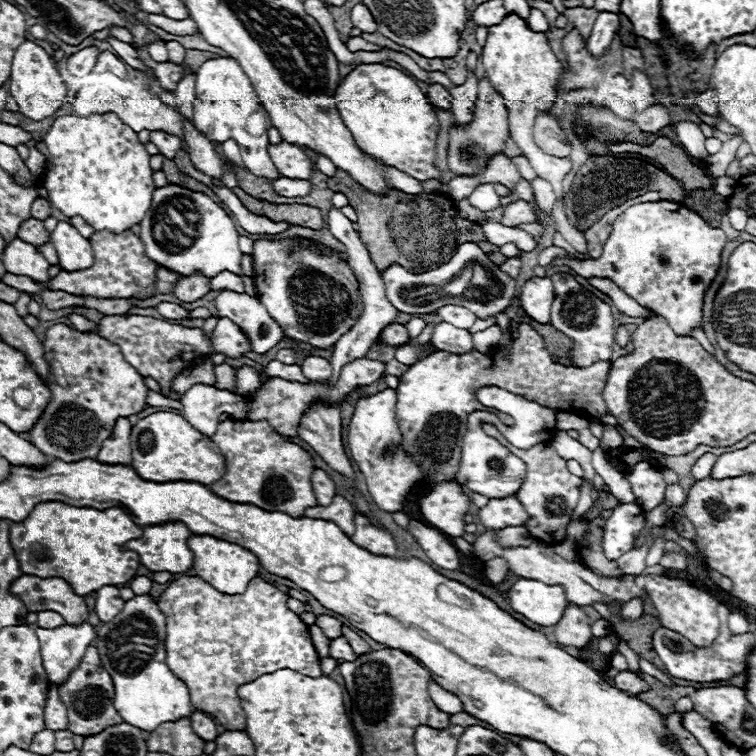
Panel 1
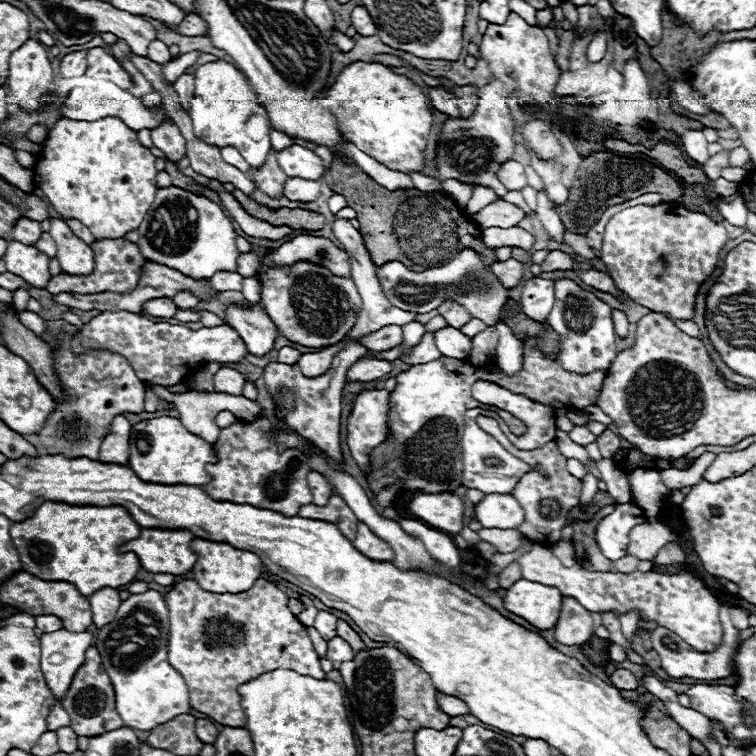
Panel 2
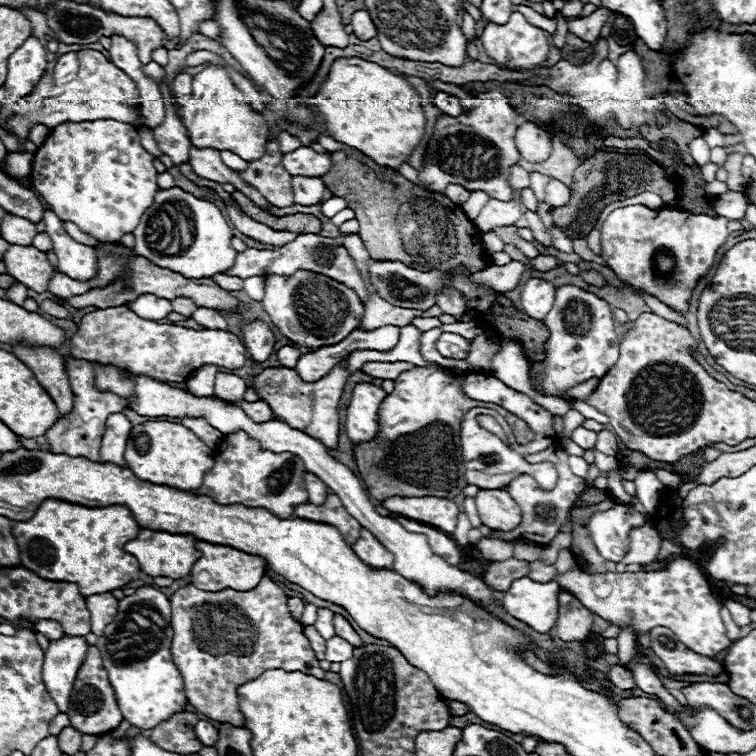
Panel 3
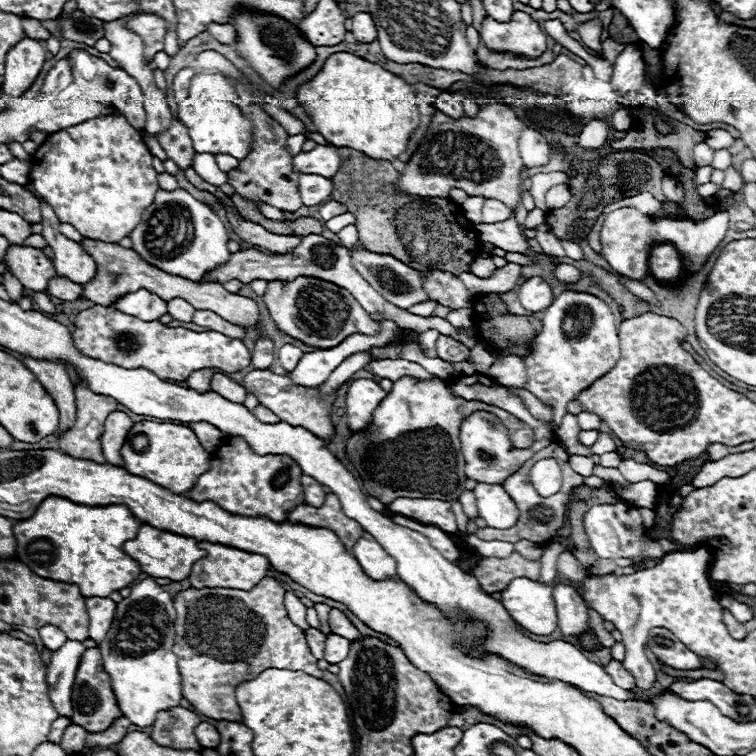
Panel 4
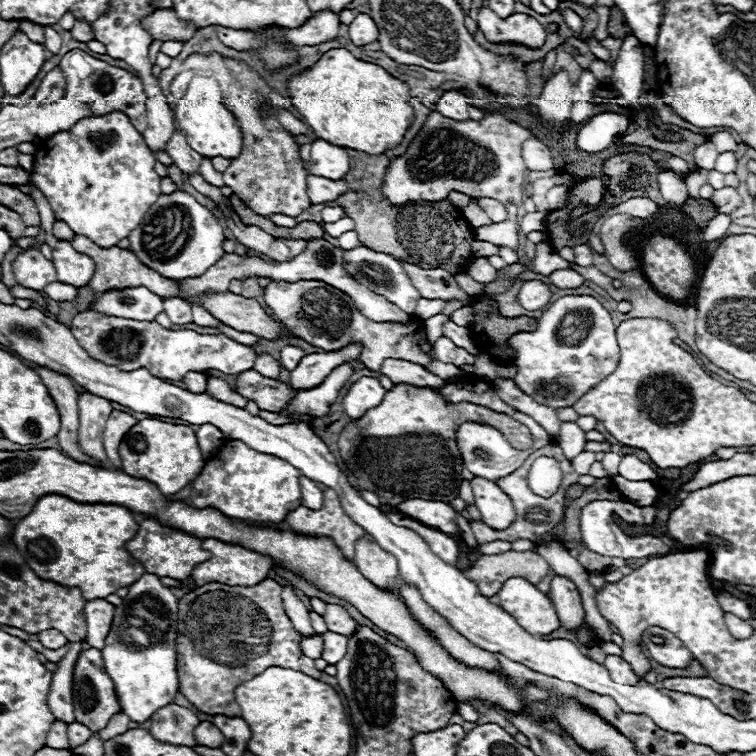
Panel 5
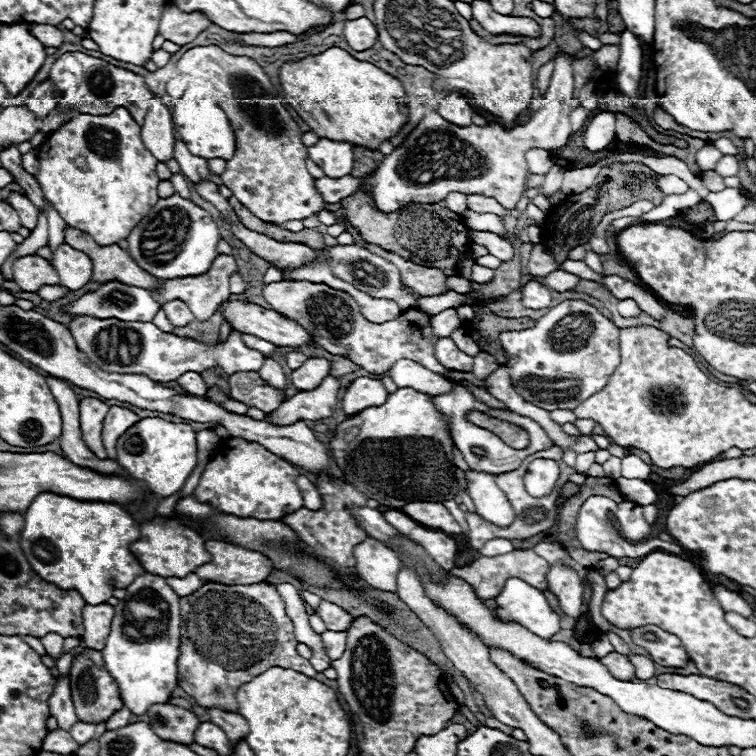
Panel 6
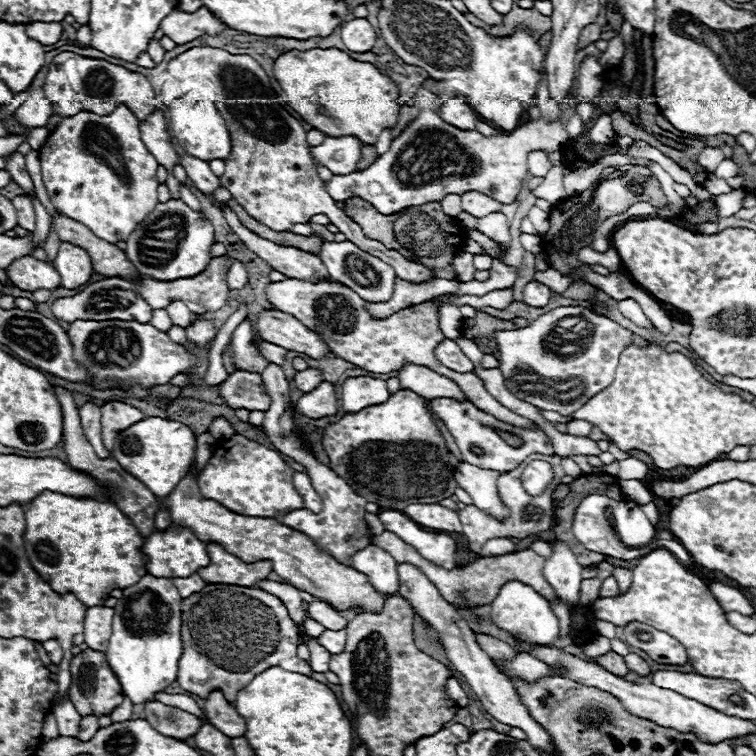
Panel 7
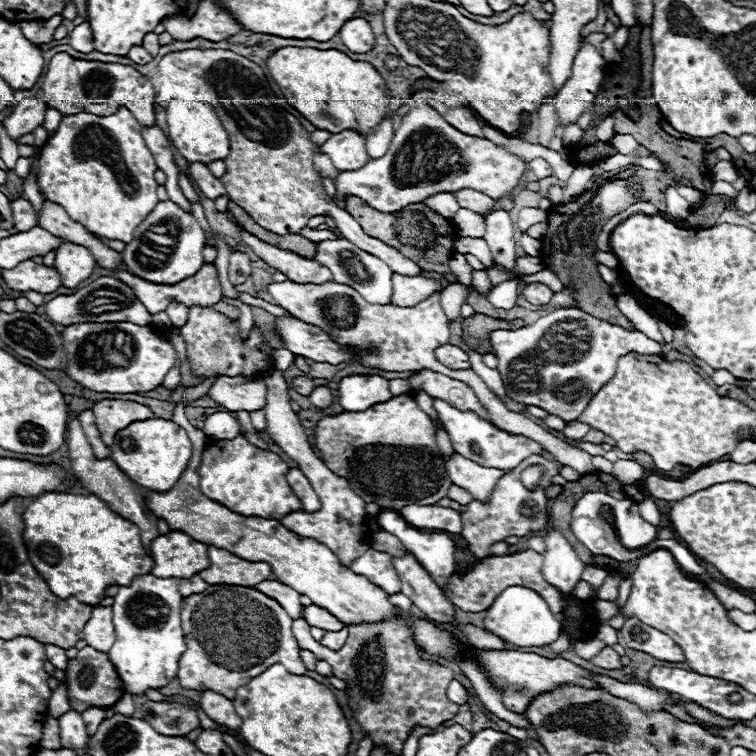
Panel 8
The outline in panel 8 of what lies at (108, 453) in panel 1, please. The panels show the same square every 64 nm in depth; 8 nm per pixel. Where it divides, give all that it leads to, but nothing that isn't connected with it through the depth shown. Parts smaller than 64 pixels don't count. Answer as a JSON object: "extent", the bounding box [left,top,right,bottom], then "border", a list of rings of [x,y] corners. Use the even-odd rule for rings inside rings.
{"extent":[92,400,156,446],"border":[[[98,400],[94,402],[92,412],[106,446],[112,446],[112,440],[120,428],[126,428],[136,420],[156,418],[156,414],[148,406],[130,400]]]}

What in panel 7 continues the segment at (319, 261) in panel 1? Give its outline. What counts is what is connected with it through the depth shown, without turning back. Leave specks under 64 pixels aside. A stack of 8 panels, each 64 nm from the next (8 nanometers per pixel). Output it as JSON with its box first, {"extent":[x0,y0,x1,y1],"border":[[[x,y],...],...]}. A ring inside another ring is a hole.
{"extent":[266,278,536,428],"border":[[[286,278],[282,282],[272,282],[266,286],[268,300],[272,302],[274,308],[280,308],[280,312],[288,312],[296,316],[302,324],[312,328],[314,332],[320,332],[326,340],[326,344],[332,348],[332,352],[346,360],[352,362],[358,368],[364,368],[368,372],[394,372],[404,368],[406,364],[424,364],[426,368],[432,368],[434,372],[440,372],[448,376],[450,380],[456,380],[464,392],[468,392],[470,400],[484,412],[492,414],[494,418],[518,426],[518,428],[532,428],[536,426],[532,420],[522,418],[508,408],[504,408],[494,396],[490,396],[484,388],[484,382],[474,374],[474,372],[456,372],[442,366],[436,356],[434,348],[446,338],[440,330],[440,308],[434,302],[422,302],[404,310],[394,312],[392,316],[384,320],[376,320],[368,314],[364,300],[350,290],[344,284],[336,282],[304,282],[304,280],[292,280]]]}

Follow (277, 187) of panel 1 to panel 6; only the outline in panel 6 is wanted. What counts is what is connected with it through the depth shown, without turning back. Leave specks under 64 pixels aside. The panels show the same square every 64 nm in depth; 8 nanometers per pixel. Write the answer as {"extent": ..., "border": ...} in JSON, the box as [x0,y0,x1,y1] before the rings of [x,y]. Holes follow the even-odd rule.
{"extent":[316,54,574,212],"border":[[[568,54],[554,56],[554,72],[540,110],[526,126],[506,130],[502,124],[492,122],[486,128],[456,126],[444,120],[436,110],[428,110],[408,138],[384,156],[382,164],[364,180],[354,176],[344,178],[318,178],[316,188],[326,202],[334,204],[352,196],[360,186],[372,196],[380,212],[396,212],[406,204],[434,204],[442,202],[450,192],[482,194],[498,200],[504,208],[516,208],[522,192],[526,190],[526,152],[530,148],[562,148],[572,136],[570,112],[574,106],[574,78],[572,58]]]}

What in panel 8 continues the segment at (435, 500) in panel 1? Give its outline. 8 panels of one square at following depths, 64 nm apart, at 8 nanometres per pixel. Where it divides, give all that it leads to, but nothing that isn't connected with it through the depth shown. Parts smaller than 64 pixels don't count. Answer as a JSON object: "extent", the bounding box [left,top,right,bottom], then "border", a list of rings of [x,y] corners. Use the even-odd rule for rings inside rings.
{"extent":[400,504,462,534],"border":[[[410,504],[400,510],[402,518],[422,530],[440,530],[448,534],[460,534],[462,532],[462,518],[460,512],[452,508],[442,508],[438,504]]]}

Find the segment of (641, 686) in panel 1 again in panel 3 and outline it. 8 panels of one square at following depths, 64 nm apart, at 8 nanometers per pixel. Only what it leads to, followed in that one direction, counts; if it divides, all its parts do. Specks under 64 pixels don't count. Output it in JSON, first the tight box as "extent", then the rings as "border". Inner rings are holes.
{"extent":[608,664,636,690],"border":[[[614,664],[610,666],[610,672],[608,672],[608,678],[612,680],[612,684],[620,690],[632,690],[636,684],[634,684],[634,678],[632,678],[632,672],[628,672],[624,666],[620,664]]]}

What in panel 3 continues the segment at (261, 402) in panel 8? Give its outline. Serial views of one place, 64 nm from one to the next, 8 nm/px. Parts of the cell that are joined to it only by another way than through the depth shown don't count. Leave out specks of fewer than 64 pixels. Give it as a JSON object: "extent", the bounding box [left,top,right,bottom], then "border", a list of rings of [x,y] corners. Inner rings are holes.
{"extent":[252,360,348,448],"border":[[[342,360],[328,376],[324,376],[318,382],[302,382],[296,370],[290,370],[290,368],[282,368],[282,366],[266,368],[258,376],[254,376],[252,388],[256,390],[258,398],[264,400],[280,420],[284,420],[286,424],[292,424],[292,428],[300,428],[302,432],[316,436],[328,448],[336,448],[338,444],[338,400],[348,378],[346,370],[342,368],[344,362],[346,360]]]}

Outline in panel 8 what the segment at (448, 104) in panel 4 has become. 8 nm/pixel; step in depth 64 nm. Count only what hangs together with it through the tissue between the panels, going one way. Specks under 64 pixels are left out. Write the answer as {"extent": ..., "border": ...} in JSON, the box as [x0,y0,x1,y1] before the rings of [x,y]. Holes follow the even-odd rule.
{"extent":[444,104,484,138],"border":[[[462,104],[450,108],[450,112],[444,116],[444,120],[448,120],[448,124],[452,124],[456,130],[460,130],[464,134],[484,138],[482,128],[480,128],[480,120],[466,106],[462,106]]]}

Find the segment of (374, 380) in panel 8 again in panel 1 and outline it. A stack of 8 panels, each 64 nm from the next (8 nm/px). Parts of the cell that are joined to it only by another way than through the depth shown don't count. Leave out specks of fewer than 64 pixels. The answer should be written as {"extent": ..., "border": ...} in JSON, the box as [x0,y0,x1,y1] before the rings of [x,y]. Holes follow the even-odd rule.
{"extent":[348,388,420,512],"border":[[[390,388],[374,394],[374,396],[360,398],[356,402],[356,410],[354,410],[354,416],[348,426],[348,448],[352,452],[354,462],[366,476],[372,500],[386,512],[403,512],[404,500],[408,498],[408,494],[416,486],[416,482],[420,480],[420,466],[410,456],[404,456],[404,454],[382,458],[382,450],[386,446],[398,444],[402,438],[400,430],[398,430],[394,408],[396,408],[396,392]]]}

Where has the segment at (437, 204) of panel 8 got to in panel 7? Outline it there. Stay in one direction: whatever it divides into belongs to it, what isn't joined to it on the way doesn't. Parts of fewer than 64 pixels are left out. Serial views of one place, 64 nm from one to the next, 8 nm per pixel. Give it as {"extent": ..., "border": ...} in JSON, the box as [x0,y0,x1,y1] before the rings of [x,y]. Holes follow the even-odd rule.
{"extent":[440,194,462,216],"border":[[[448,194],[440,200],[440,206],[442,206],[442,212],[446,216],[458,216],[462,212],[462,204],[460,204],[460,196],[458,194]]]}

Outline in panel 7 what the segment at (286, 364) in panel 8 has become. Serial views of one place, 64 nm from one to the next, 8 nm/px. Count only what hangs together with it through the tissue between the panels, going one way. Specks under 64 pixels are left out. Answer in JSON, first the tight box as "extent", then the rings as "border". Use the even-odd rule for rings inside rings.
{"extent":[254,340,288,366],"border":[[[254,340],[254,344],[256,344],[256,348],[260,350],[260,354],[262,354],[262,356],[264,356],[268,362],[278,364],[278,366],[284,366],[284,364],[288,362],[288,358],[286,358],[288,350],[280,348],[280,346],[276,346],[276,344],[264,342],[264,340]]]}

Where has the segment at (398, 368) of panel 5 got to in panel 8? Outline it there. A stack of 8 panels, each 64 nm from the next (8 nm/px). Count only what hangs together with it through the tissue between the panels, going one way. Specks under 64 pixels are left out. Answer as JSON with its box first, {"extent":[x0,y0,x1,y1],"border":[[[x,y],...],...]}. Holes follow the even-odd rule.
{"extent":[408,370,490,422],"border":[[[422,370],[418,376],[408,378],[408,382],[410,382],[412,388],[420,388],[422,386],[432,398],[442,398],[444,402],[452,404],[460,412],[470,410],[470,412],[474,412],[480,418],[490,422],[488,410],[480,404],[480,400],[476,398],[474,390],[470,386],[466,386],[464,382],[458,382],[458,380],[452,380],[452,378],[442,376],[438,372],[428,372],[428,370]]]}

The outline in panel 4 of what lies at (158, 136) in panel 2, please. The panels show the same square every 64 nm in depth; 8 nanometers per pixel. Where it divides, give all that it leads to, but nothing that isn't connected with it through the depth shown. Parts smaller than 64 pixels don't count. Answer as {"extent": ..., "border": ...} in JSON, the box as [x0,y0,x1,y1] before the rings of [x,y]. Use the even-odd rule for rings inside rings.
{"extent":[158,118,196,170],"border":[[[174,118],[172,128],[168,128],[168,132],[164,132],[164,136],[158,138],[158,142],[166,150],[168,158],[178,164],[180,170],[192,168],[196,152],[192,148],[192,140],[188,136],[188,130],[184,128],[184,124],[180,124],[180,120]]]}

